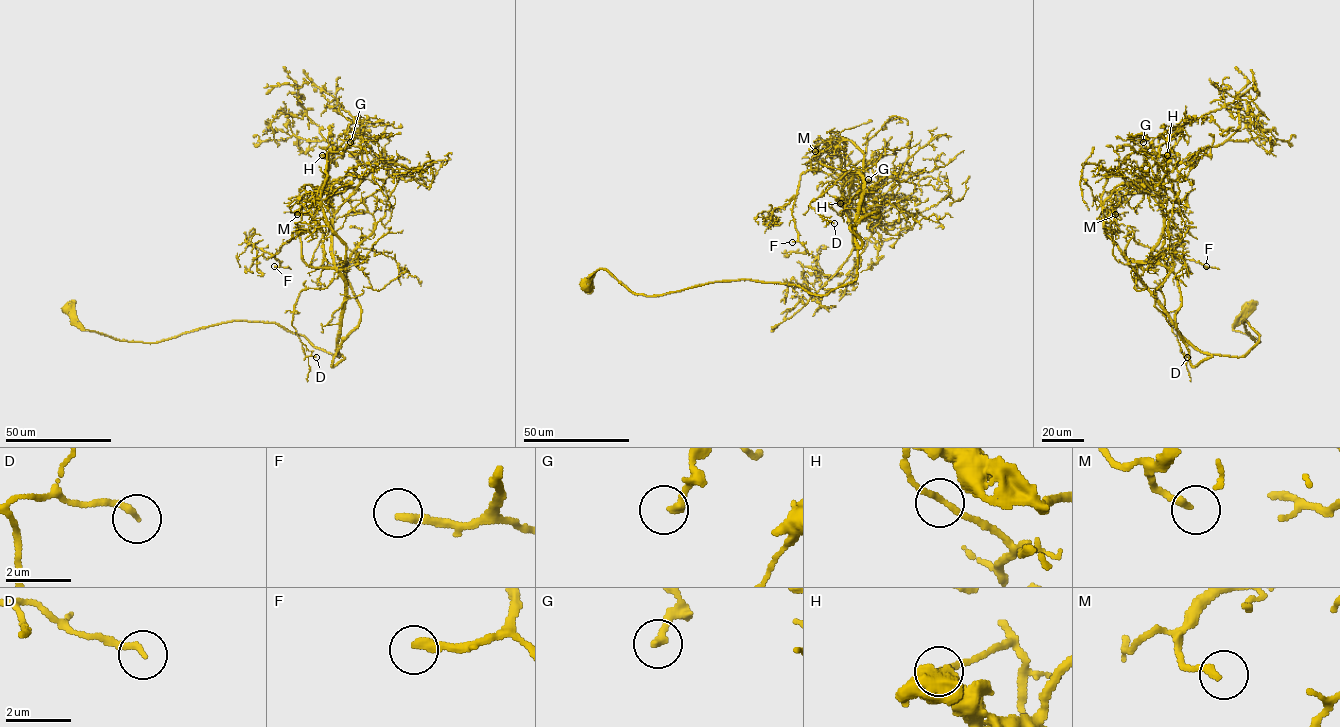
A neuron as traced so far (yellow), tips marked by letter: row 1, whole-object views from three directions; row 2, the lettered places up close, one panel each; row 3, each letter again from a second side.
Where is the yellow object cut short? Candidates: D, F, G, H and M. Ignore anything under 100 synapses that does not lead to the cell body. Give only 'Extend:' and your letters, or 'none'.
Extend: F

